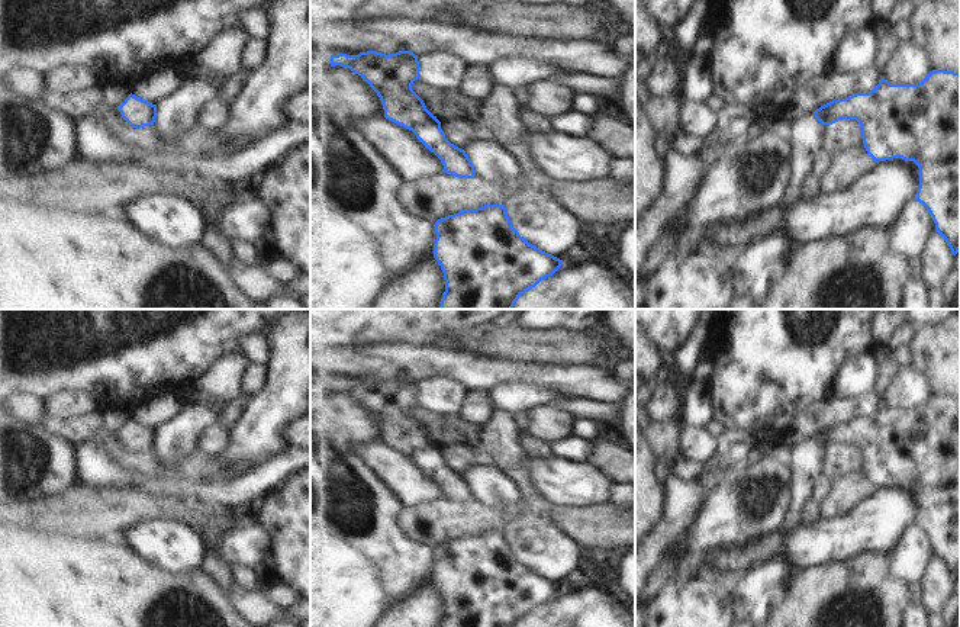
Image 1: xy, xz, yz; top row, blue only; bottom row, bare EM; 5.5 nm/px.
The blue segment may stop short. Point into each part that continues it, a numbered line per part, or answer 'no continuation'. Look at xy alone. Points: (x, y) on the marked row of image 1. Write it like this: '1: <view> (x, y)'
no continuation

